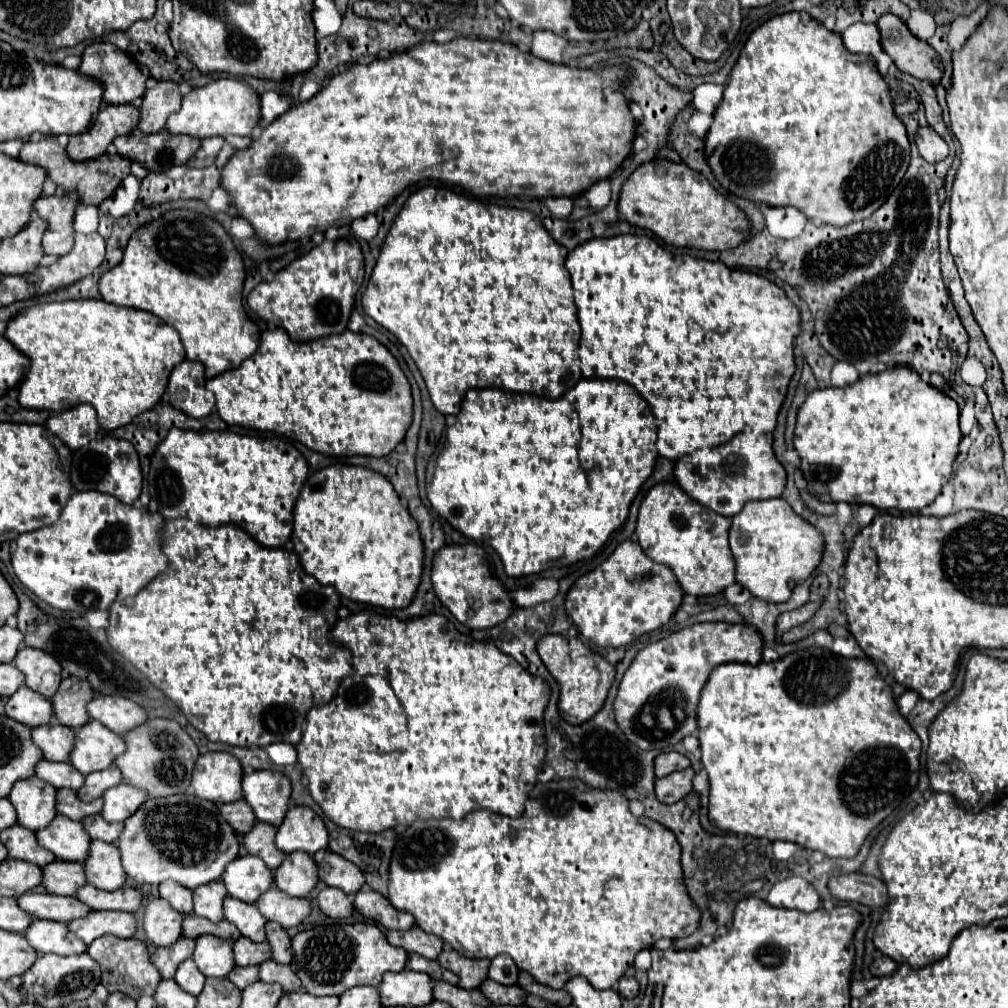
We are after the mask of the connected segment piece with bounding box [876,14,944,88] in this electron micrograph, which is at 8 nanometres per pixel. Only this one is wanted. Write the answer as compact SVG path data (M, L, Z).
M884 14L876 24L882 34L882 48L890 54L898 70L928 82L932 88L940 84L944 66L938 52L930 44L918 40L894 14Z

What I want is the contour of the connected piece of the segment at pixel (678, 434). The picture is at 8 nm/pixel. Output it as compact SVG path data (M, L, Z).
M614 236L614 238L594 238L586 244L580 244L568 254L566 268L572 278L574 300L578 306L578 320L582 326L580 338L580 362L584 378L616 378L638 390L638 394L650 404L656 420L658 420L658 454L668 460L680 460L682 456L698 450L698 448L714 448L718 444L728 442L738 432L754 432L754 434L772 434L778 424L778 412L788 392L790 378L794 376L794 338L802 332L800 328L800 310L792 304L782 288L770 282L764 276L732 270L722 262L698 260L688 254L672 254L664 250L656 240L648 236Z

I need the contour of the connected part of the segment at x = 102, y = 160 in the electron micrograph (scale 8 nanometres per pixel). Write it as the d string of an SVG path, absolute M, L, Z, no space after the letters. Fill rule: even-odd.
M44 138L38 142L26 142L20 156L26 164L36 164L42 166L48 172L48 178L54 180L58 186L64 188L64 192L70 190L78 190L80 194L80 202L84 204L92 204L92 206L100 206L102 200L106 200L108 196L114 194L114 190L120 186L120 182L124 180L124 176L130 174L130 160L128 158L114 158L110 160L108 154L94 158L94 160L84 160L84 162L74 162L68 158L66 150L62 146L58 146L56 138ZM120 164L120 168L118 168Z

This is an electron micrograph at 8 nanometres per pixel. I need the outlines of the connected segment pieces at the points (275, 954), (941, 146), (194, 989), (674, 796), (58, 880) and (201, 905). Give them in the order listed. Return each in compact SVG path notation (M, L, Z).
M268 922L266 924L266 940L272 946L272 960L276 960L280 964L290 964L290 960L292 960L290 936L278 922Z
M920 128L914 136L916 146L924 160L928 162L942 162L948 156L948 144L932 130L932 128Z
M188 958L188 960L184 960L184 962L178 966L178 972L176 972L174 980L176 980L178 986L184 988L186 992L198 996L198 994L202 992L202 988L204 988L206 976L198 970L198 966L194 964L194 960Z
M686 768L686 770L678 770L656 780L658 800L662 800L664 804L682 800L688 792L692 792L692 778L694 778L694 768Z
M58 862L44 866L44 882L46 892L74 896L80 886L86 884L86 874L80 862Z
M214 880L210 884L198 886L194 890L194 914L204 916L212 922L218 922L224 918L224 908L222 902L226 898L226 888L222 880Z

